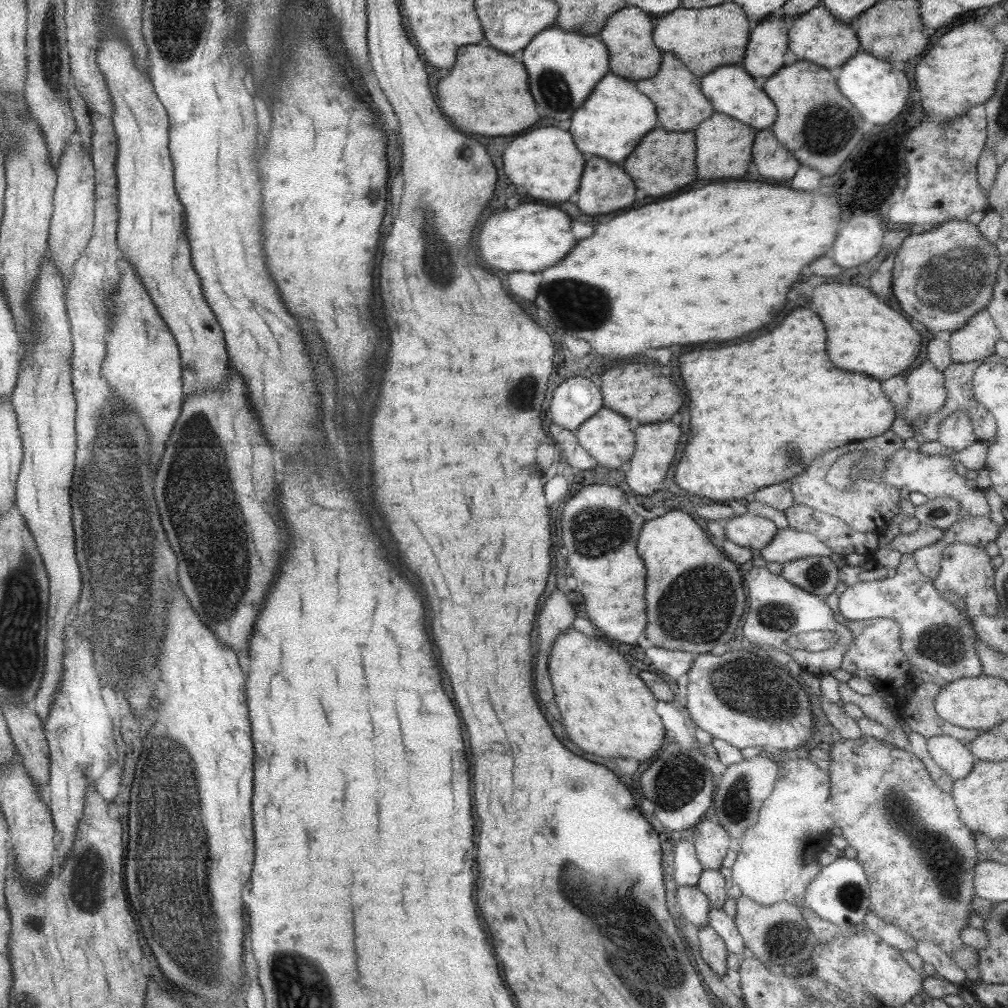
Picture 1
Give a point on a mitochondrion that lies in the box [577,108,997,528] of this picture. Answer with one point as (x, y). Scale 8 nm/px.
(793, 456)

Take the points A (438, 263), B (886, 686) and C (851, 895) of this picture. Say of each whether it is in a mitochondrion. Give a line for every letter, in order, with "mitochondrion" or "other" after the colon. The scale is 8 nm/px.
A: mitochondrion
B: other
C: mitochondrion

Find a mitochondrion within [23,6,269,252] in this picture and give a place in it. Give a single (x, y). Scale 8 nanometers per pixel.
(50, 54)

